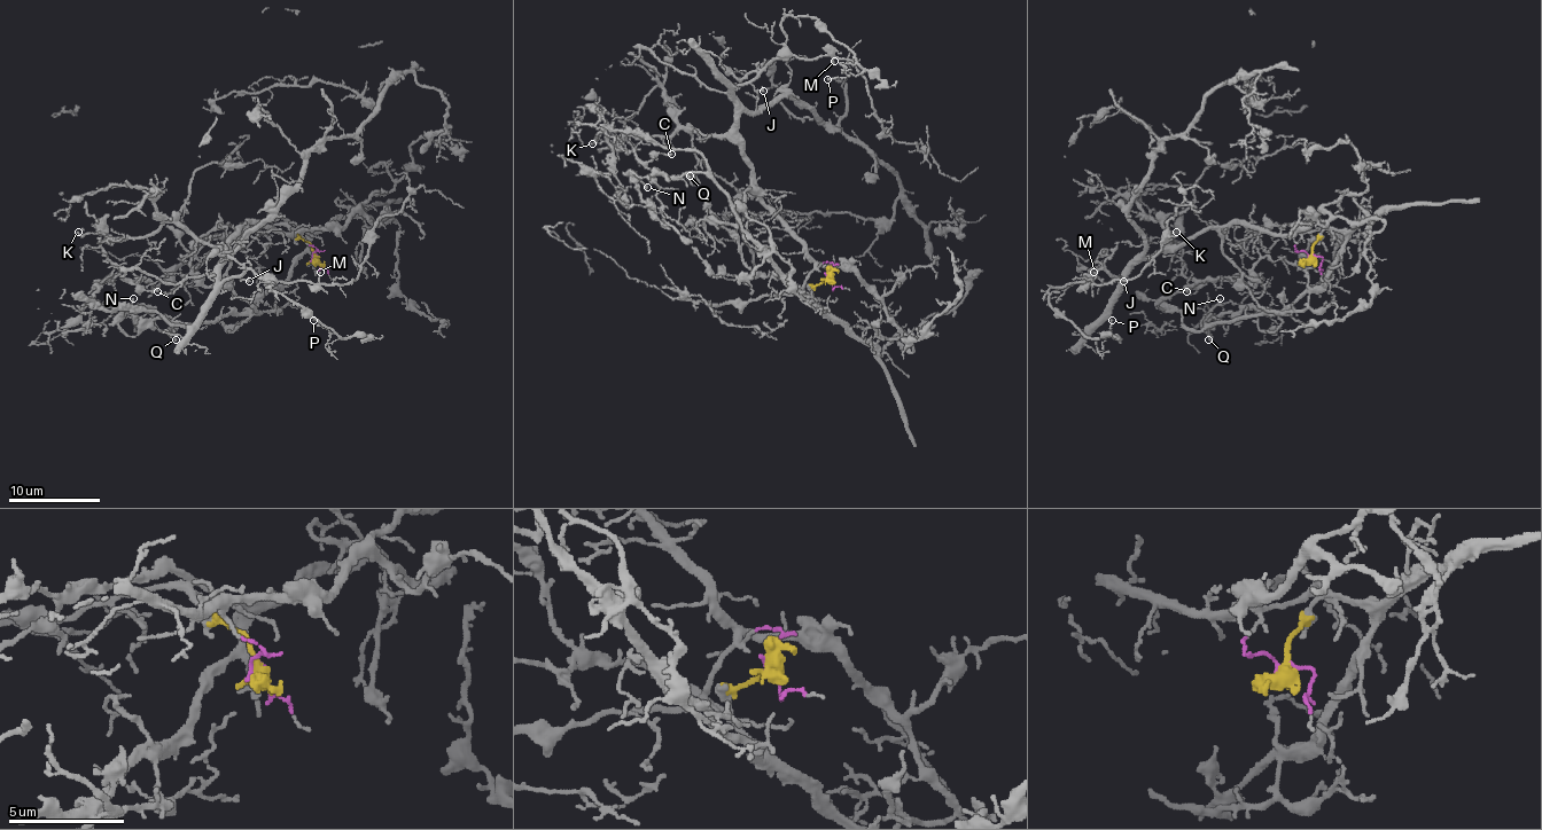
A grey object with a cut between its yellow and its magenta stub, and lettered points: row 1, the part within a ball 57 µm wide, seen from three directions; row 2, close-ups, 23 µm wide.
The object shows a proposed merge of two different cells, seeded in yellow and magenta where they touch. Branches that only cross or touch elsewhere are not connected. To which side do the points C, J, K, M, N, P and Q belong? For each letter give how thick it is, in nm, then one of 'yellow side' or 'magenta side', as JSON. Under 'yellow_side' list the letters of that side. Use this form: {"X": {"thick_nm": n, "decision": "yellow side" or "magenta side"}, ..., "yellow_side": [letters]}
{"C": {"thick_nm": 190, "decision": "magenta side"}, "J": {"thick_nm": 160, "decision": "magenta side"}, "K": {"thick_nm": 150, "decision": "magenta side"}, "M": {"thick_nm": 120, "decision": "magenta side"}, "N": {"thick_nm": 170, "decision": "yellow side"}, "P": {"thick_nm": 150, "decision": "magenta side"}, "Q": {"thick_nm": 130, "decision": "yellow side"}, "yellow_side": ["N", "Q"]}

